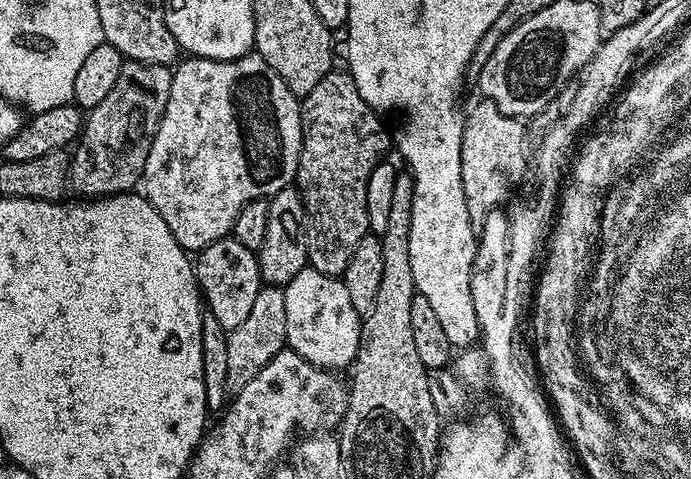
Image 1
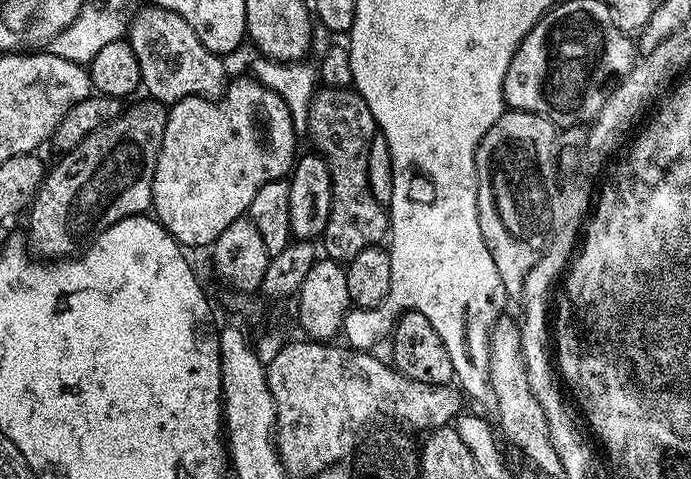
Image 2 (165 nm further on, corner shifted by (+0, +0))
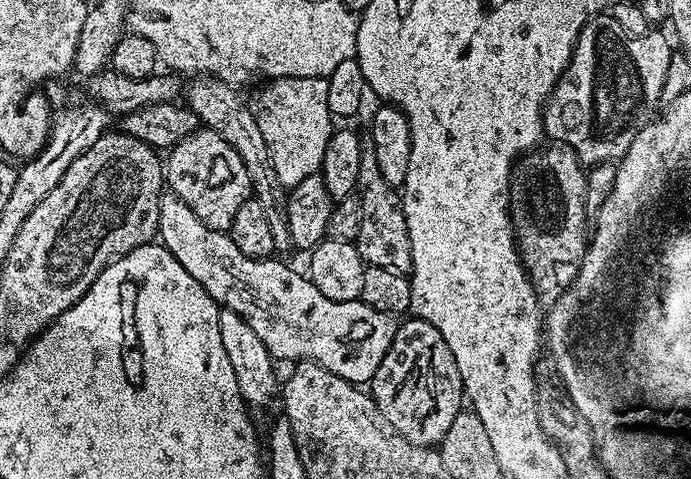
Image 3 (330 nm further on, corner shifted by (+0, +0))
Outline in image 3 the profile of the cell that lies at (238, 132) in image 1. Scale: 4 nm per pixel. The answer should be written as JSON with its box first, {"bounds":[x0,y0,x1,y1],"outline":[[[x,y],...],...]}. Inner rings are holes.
{"bounds":[164,127,252,232],"outline":[[[201,127],[182,138],[167,156],[164,164],[167,191],[182,198],[182,202],[186,202],[186,206],[190,206],[210,230],[228,232],[234,214],[238,214],[238,206],[252,196],[250,177],[246,174],[246,166],[242,166],[242,158],[238,158],[238,150],[229,146],[216,132]]]}

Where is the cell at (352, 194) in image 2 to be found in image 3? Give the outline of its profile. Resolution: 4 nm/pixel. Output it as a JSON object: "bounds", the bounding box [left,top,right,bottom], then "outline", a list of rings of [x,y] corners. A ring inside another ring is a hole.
{"bounds":[354,138,412,274],"outline":[[[371,138],[361,139],[362,160],[358,162],[356,192],[360,198],[360,225],[354,241],[358,254],[365,265],[393,268],[405,274],[412,271],[412,243],[410,230],[406,230],[406,214],[401,193],[378,170],[378,158],[374,158],[374,142]]]}

